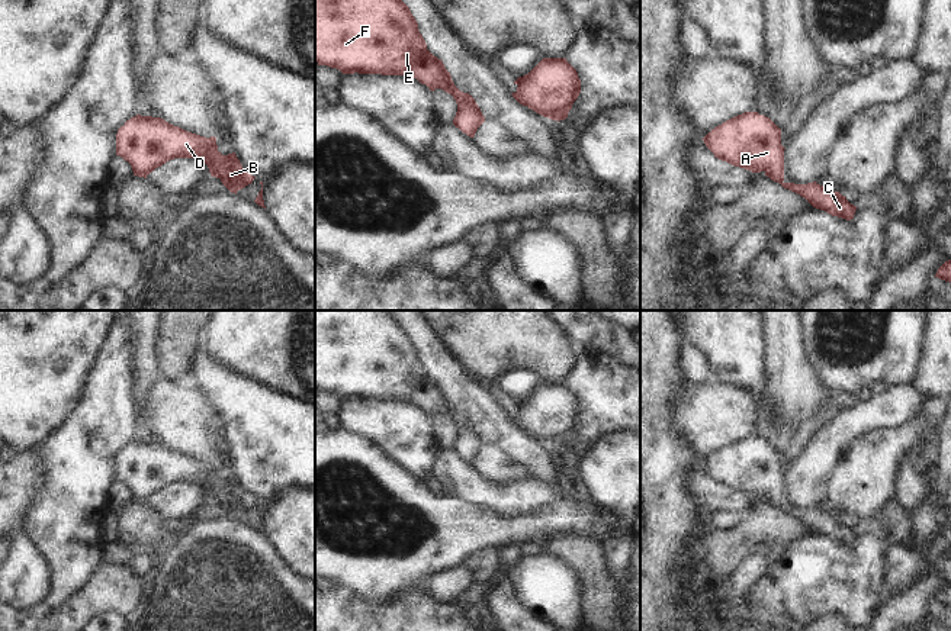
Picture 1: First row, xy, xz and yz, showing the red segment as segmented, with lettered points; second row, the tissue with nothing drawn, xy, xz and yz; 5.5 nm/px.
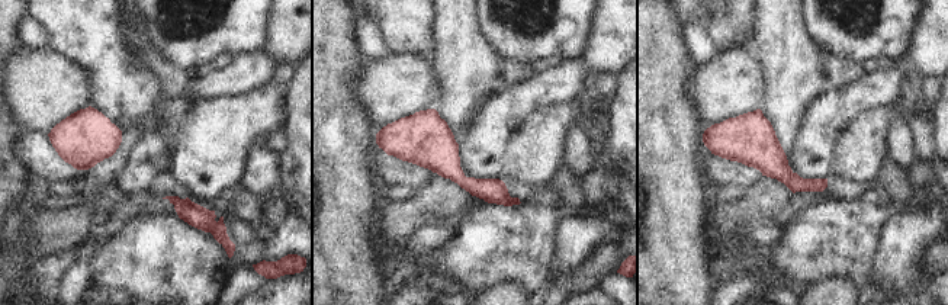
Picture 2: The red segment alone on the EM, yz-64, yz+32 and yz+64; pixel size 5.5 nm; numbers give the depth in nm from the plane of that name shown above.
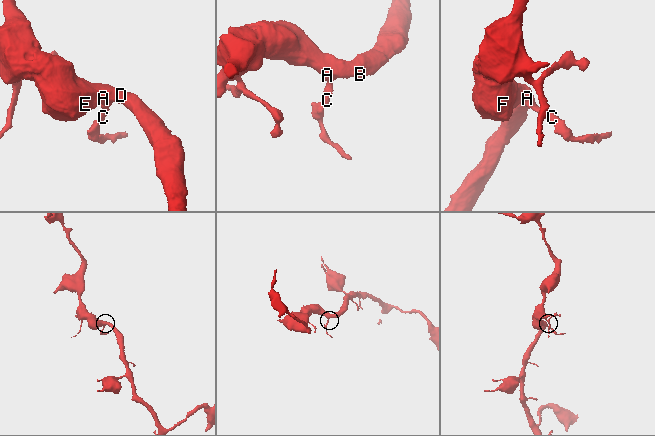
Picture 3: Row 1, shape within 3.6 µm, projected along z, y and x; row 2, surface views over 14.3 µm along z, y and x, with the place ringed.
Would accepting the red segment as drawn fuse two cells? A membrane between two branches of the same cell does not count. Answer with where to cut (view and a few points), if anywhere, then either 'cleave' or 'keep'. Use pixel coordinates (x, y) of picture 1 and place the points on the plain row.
no cut; keep

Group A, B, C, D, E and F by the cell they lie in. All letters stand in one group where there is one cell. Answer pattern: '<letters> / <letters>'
A B C D E F

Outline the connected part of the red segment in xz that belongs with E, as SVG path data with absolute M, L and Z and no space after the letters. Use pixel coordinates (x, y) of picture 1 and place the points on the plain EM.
M315 310L315 386L343 399L414 402L431 416L441 413L457 428L453 450L470 463L485 447L475 424L454 411L443 386L427 374L415 342L391 310Z

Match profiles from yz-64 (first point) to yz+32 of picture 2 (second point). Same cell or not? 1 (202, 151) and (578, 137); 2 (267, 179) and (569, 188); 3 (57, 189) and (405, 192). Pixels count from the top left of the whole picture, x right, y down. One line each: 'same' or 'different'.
1: different
2: different
3: same

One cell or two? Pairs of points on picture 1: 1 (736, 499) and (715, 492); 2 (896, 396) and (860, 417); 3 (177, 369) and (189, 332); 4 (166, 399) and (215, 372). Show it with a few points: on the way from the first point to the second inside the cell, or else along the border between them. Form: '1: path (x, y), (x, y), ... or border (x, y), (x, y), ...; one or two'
1: path (731, 499), (720, 498); one
2: path (887, 405), (882, 411), (868, 414); one
3: path (177, 360), (177, 345), (180, 341); one
4: border (192, 382), (215, 408); two

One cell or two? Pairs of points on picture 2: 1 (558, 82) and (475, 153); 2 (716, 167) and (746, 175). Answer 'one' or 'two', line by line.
1: one
2: one

